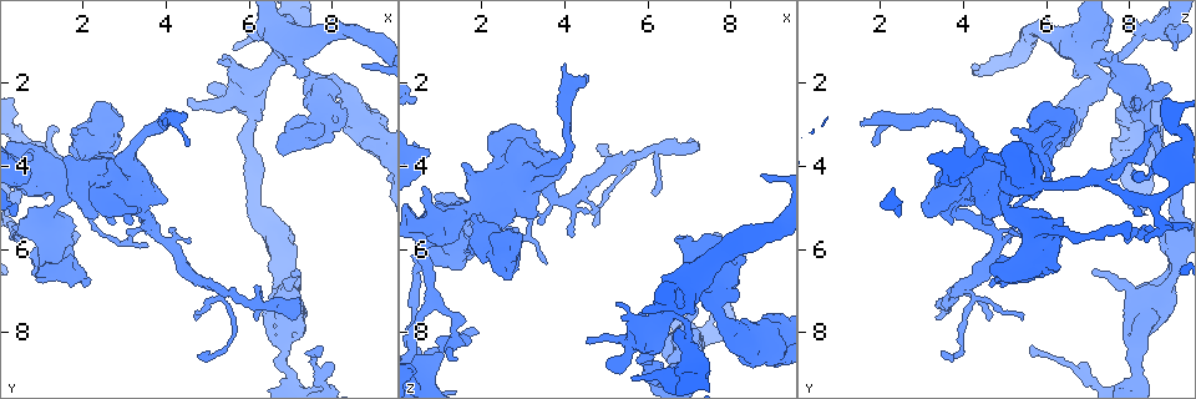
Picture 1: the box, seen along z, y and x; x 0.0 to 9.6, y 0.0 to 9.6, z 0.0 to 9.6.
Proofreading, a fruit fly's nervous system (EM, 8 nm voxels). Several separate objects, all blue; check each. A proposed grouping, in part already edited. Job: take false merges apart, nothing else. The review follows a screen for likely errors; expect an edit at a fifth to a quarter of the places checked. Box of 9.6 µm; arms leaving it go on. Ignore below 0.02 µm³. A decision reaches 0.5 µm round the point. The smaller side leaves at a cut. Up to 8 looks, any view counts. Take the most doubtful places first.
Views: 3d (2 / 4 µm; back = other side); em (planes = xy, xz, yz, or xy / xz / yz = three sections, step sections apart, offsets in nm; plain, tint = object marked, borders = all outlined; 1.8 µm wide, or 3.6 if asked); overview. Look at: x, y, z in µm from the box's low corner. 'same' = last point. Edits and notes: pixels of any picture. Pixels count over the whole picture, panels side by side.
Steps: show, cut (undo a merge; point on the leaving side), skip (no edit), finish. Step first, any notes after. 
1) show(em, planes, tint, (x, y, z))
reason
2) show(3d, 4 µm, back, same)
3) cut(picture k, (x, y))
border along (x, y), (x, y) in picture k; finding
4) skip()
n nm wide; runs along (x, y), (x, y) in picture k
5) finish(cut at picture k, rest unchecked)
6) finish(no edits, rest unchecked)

show(em, planes, tint, (7.50, 1.95, 7.35))
four arms meet

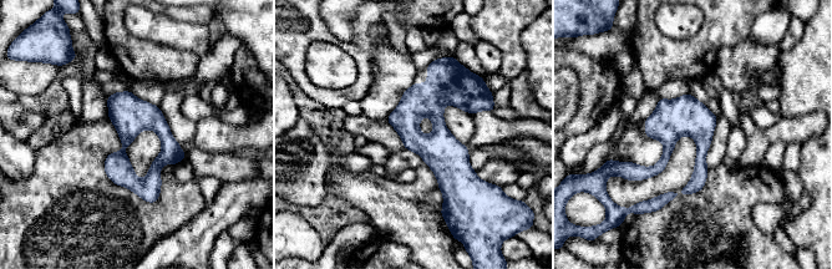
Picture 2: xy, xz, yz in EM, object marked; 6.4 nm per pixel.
skip()
190 nm wide; all the same cell

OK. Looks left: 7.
show(em, yz, step 4, tint, (7.00, 0.70, 8.70))
small branch off a trunk

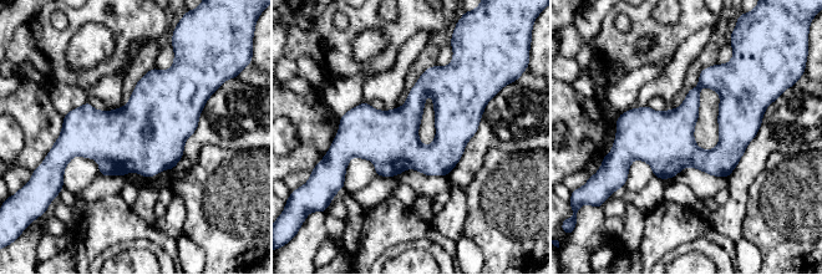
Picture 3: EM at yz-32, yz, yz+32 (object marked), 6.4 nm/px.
show(em, planes, tint, same)

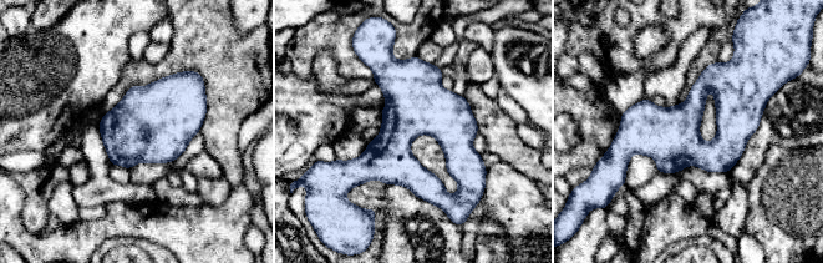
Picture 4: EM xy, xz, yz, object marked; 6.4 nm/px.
skip()
360 nm wide; runs along (761, 104), (716, 147), (618, 138) in picture 4; continuous, no second cell

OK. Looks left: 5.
show(em, planes, tint, (8.95, 3.35, 8.10))
sudden change in width

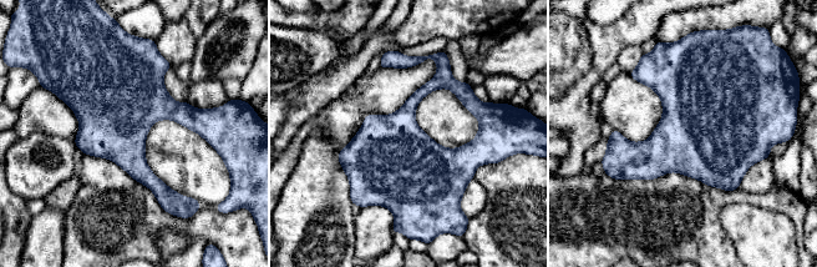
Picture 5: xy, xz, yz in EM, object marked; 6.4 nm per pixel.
skip()
all the same cell

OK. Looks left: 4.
finish(no edits, rest unchecked)

